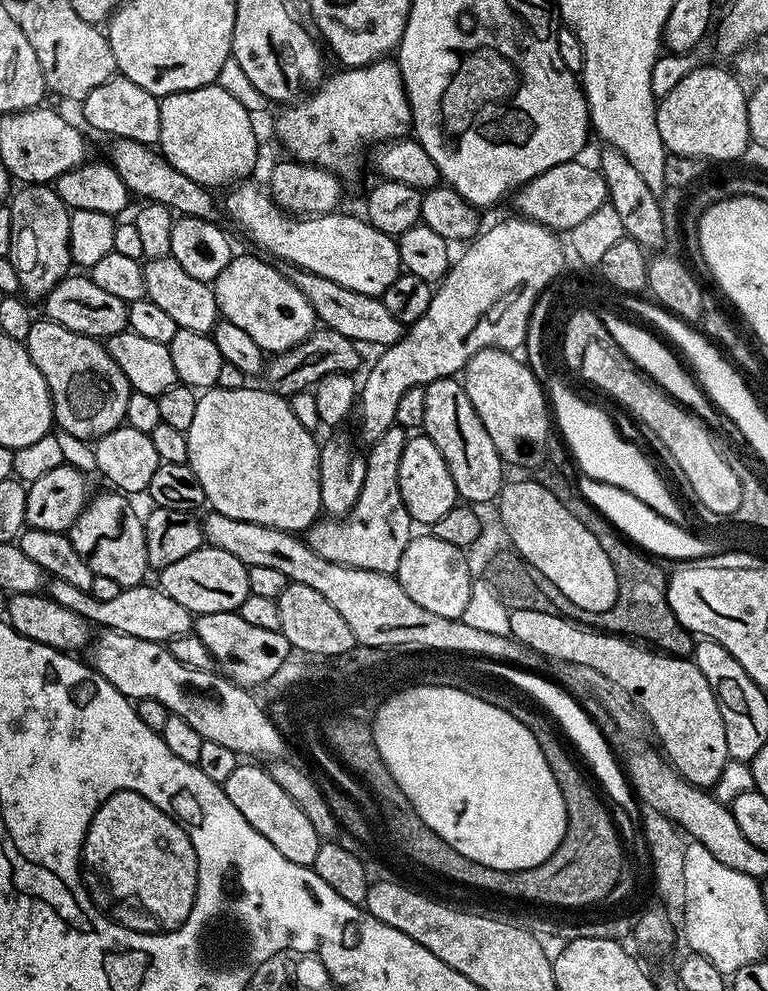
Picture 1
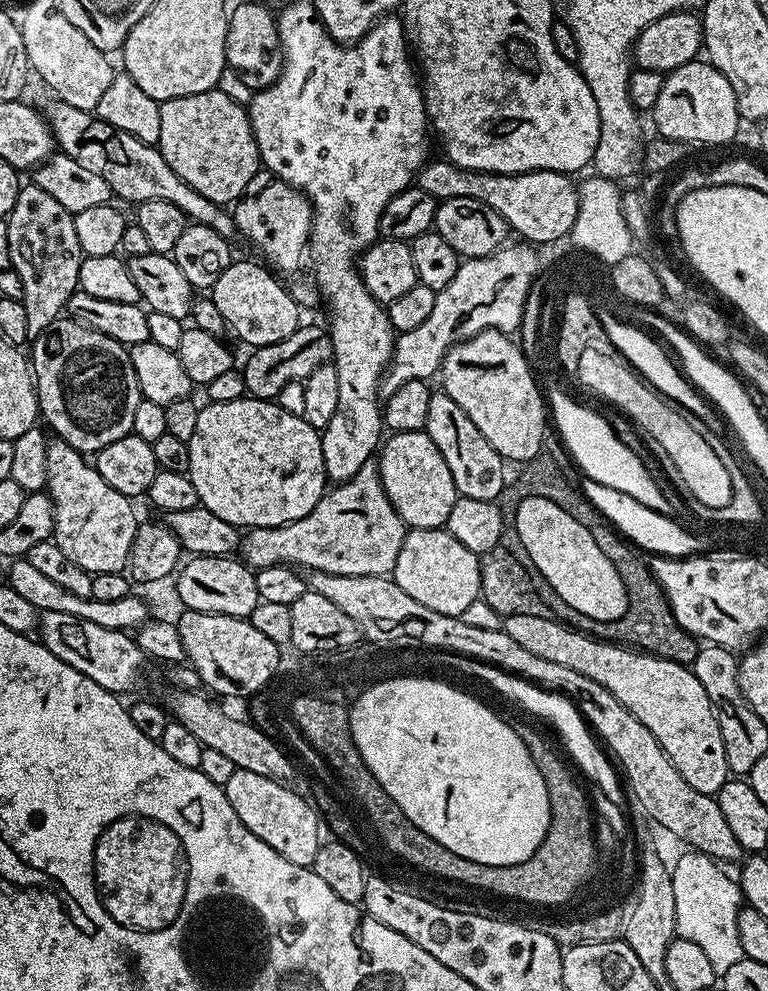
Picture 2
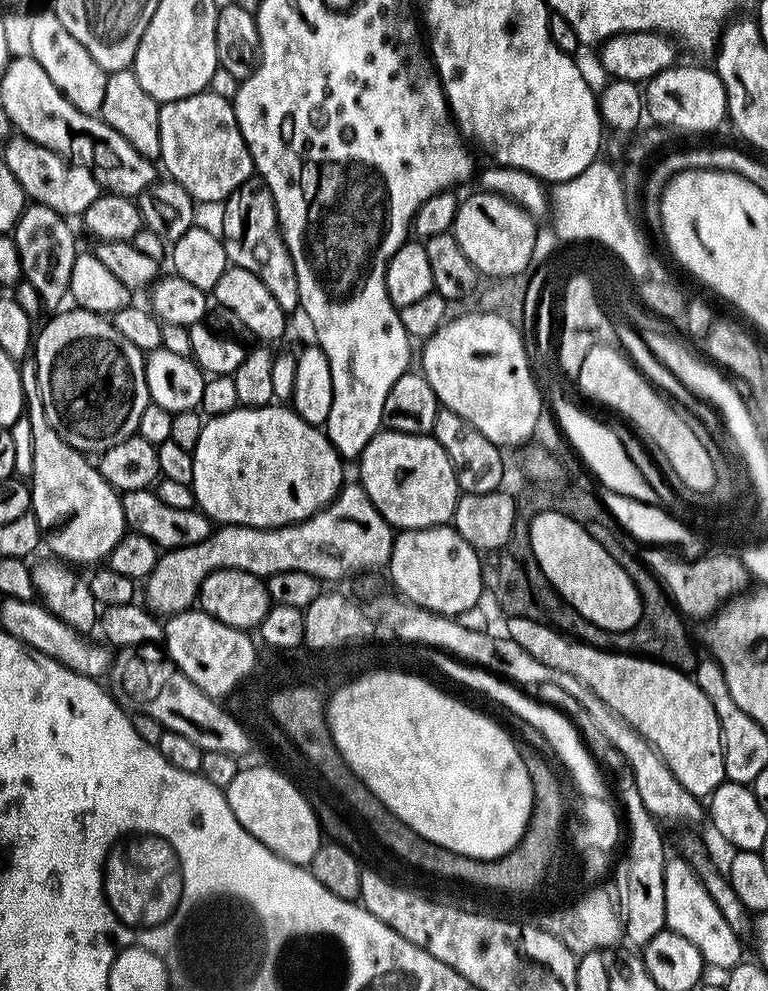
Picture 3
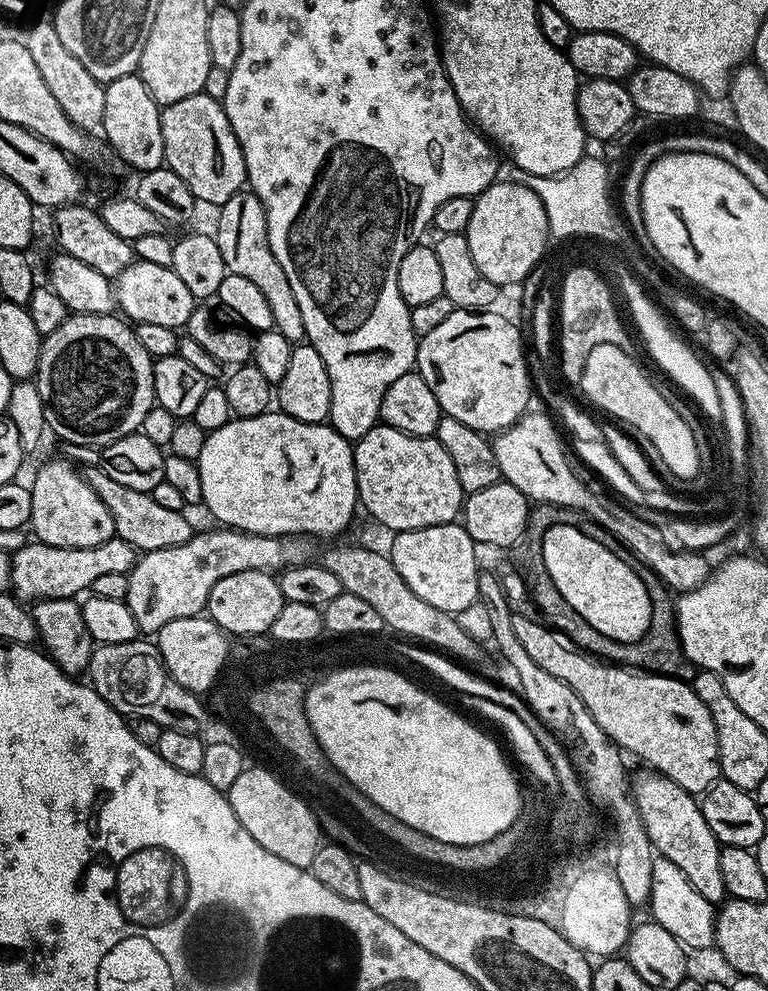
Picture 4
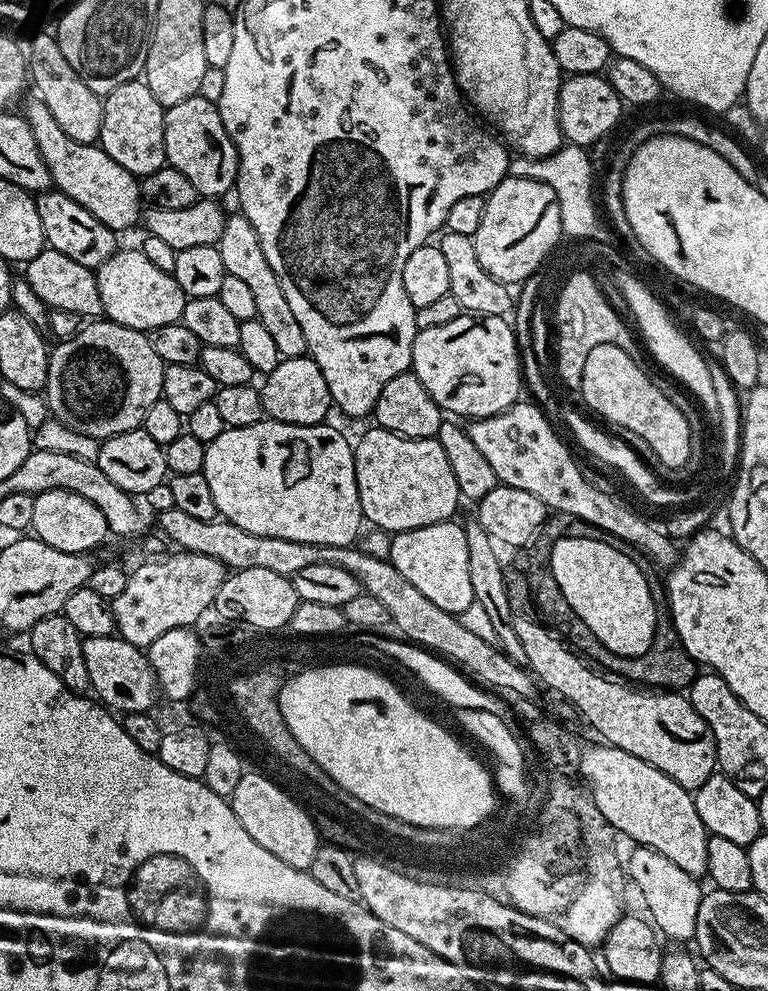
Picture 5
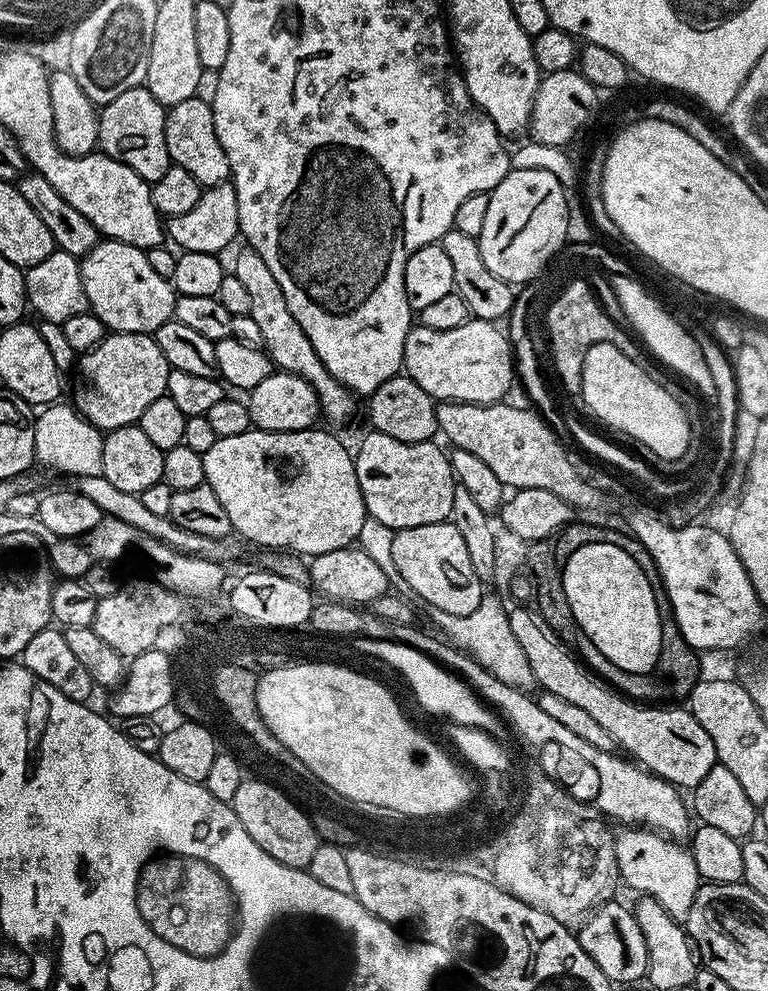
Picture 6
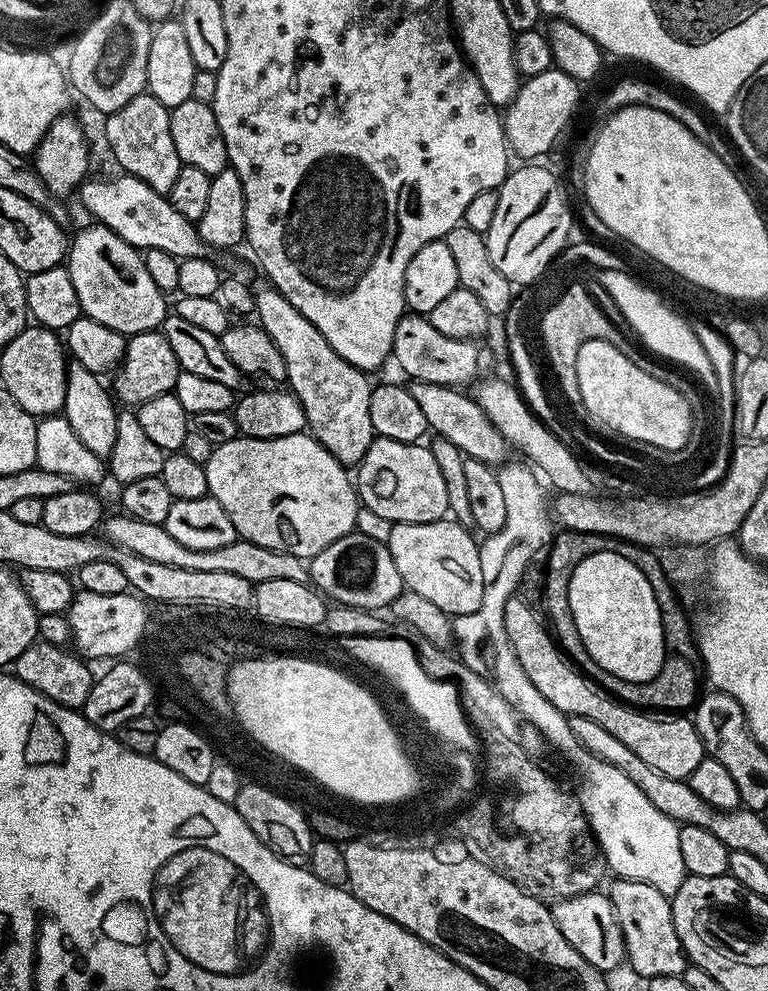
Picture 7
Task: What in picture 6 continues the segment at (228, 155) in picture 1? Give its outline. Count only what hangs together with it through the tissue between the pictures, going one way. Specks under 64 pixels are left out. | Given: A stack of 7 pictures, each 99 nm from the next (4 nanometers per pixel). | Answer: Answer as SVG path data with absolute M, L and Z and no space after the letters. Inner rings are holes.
M196 95L178 102L166 112L166 150L172 164L182 166L182 170L194 174L202 186L223 184L229 179L232 167L226 158L226 150L218 140L218 130L214 128L214 114L211 104L202 102Z

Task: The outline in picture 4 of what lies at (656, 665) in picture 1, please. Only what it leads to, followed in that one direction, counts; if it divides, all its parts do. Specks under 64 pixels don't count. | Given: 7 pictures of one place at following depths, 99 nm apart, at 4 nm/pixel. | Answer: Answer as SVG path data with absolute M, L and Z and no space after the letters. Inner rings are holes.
M523 614L513 615L514 634L518 634L518 642L522 642L522 647L526 650L526 654L530 654L530 658L534 658L534 662L538 662L538 666L542 666L542 670L546 670L550 674L554 674L554 678L558 678L558 682L566 682L566 686L570 686L570 690L574 690L574 694L578 694L578 698L582 698L582 702L586 702L586 710L590 710L590 714L594 714L594 722L598 722L598 726L602 726L602 730L606 733L609 740L613 740L625 753L637 756L640 760L645 760L649 769L655 770L667 780L674 781L678 786L682 786L682 790L693 794L703 794L721 779L720 774L720 755L718 754L718 738L716 737L716 727L714 726L714 718L710 718L710 710L706 706L706 702L702 702L702 698L698 698L698 694L694 694L691 683L683 680L675 680L674 678L666 678L665 676L655 676L652 672L643 670L633 670L623 666L617 666L611 662L597 662L586 652L581 652L569 646L562 639L559 632L551 629L546 624L539 624L530 618L526 618Z

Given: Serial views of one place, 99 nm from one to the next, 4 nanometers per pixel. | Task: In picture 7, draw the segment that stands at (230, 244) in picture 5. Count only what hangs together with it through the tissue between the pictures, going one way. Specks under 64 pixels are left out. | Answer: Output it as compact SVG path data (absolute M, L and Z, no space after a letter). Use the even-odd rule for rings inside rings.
M257 287L255 319L264 333L278 346L282 362L286 362L287 387L302 402L306 414L307 431L338 462L345 466L359 465L360 460L370 450L374 433L370 422L370 394L374 384L369 373L356 368L346 358L342 358L322 338L318 326L310 322L276 288Z

